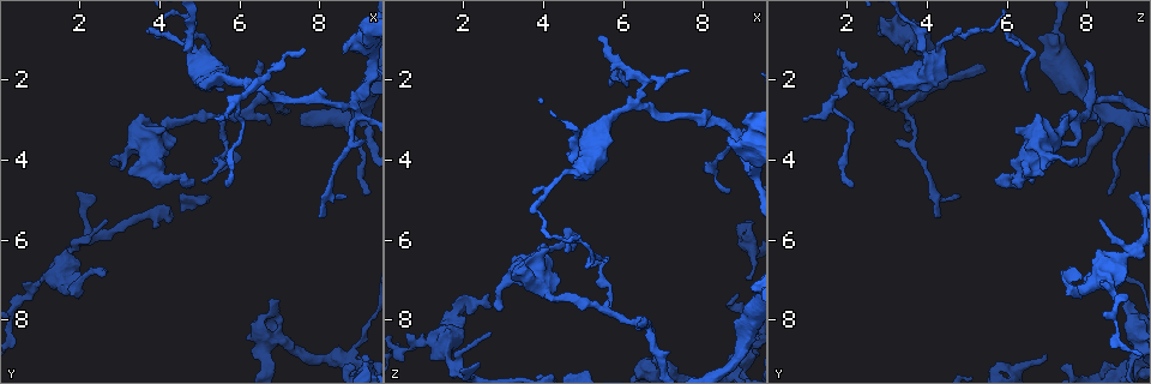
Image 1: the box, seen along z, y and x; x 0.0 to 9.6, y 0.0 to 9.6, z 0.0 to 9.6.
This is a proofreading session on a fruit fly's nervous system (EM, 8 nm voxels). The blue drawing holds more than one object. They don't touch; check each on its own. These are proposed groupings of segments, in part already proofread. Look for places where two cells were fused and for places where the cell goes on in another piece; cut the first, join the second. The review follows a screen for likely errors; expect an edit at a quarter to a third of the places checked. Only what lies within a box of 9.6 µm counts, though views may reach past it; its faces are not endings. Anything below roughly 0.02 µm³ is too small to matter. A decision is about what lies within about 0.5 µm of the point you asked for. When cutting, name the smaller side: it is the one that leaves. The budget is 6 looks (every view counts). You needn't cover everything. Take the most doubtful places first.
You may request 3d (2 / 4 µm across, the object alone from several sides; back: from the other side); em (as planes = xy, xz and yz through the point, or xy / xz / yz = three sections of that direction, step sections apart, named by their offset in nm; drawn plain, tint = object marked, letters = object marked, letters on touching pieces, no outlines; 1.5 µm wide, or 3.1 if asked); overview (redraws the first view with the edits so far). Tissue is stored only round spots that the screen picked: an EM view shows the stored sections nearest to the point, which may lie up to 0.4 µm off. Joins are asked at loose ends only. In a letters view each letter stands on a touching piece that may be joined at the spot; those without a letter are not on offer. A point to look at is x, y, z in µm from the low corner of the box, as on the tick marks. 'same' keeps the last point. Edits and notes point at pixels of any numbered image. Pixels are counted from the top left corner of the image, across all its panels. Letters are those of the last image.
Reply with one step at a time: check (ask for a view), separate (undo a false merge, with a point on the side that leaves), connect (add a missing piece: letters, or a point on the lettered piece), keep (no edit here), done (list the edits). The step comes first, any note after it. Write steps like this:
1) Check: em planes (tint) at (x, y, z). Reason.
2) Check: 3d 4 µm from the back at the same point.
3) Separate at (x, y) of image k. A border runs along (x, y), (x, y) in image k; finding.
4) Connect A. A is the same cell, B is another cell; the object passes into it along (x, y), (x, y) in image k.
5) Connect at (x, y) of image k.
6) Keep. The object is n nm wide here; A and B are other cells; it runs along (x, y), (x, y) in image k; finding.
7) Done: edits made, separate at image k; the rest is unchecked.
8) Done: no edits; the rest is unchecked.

Check: 3d 4 µm at (4.75, 4.65, 6.25). Tapers out.

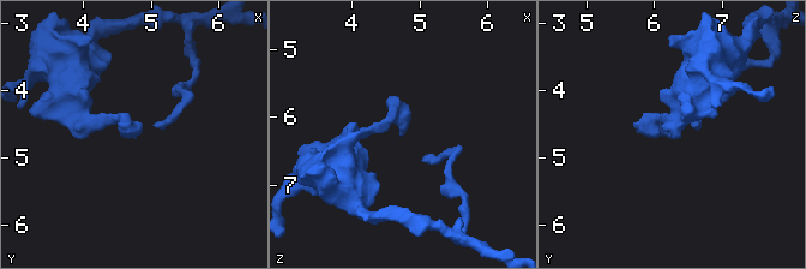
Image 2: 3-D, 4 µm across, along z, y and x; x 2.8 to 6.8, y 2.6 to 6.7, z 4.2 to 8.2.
Check: em xz step 4 (letters) at (4.70, 4.65, 6.25). Now the EM.

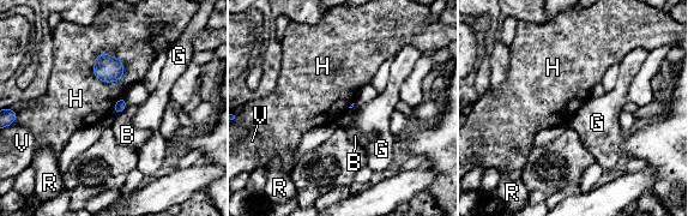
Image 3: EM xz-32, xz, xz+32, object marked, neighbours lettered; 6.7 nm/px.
Check: em planes (letters) at the same point.

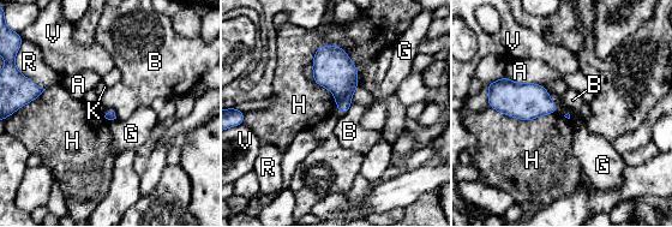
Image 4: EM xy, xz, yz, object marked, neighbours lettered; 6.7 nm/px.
Keep. The longest contact is with H, 380 nm; A, B, G, H, K, R and V are other cells; a border runs along (352, 103), (344, 113), (337, 113) in image 4; none of them fits.

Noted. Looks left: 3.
Check: 3d 4 µm from the back at (2.70, 5.55, 8.35).

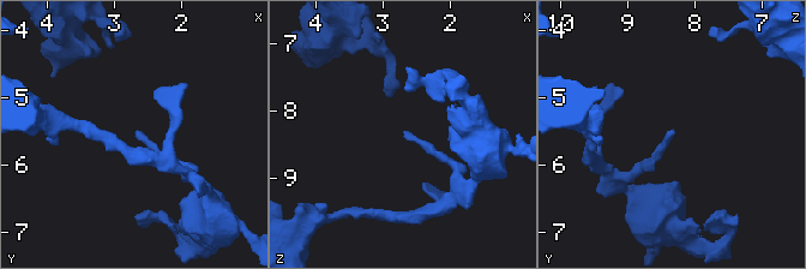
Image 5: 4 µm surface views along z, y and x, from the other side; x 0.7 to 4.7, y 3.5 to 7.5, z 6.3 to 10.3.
Check: em planes (letters) at (2.65, 5.50, 8.30).

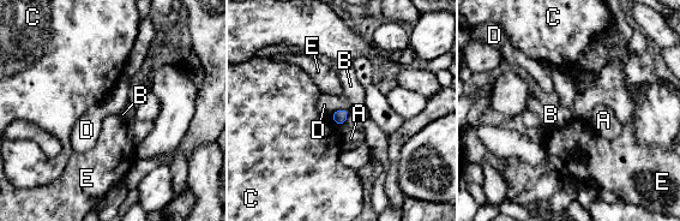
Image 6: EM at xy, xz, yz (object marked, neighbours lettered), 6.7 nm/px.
Keep. The object is 90 nm wide here; A, B, C, D and E are other cells; none of them fits.

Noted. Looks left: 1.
Done: no edits; the rest is unchecked.

